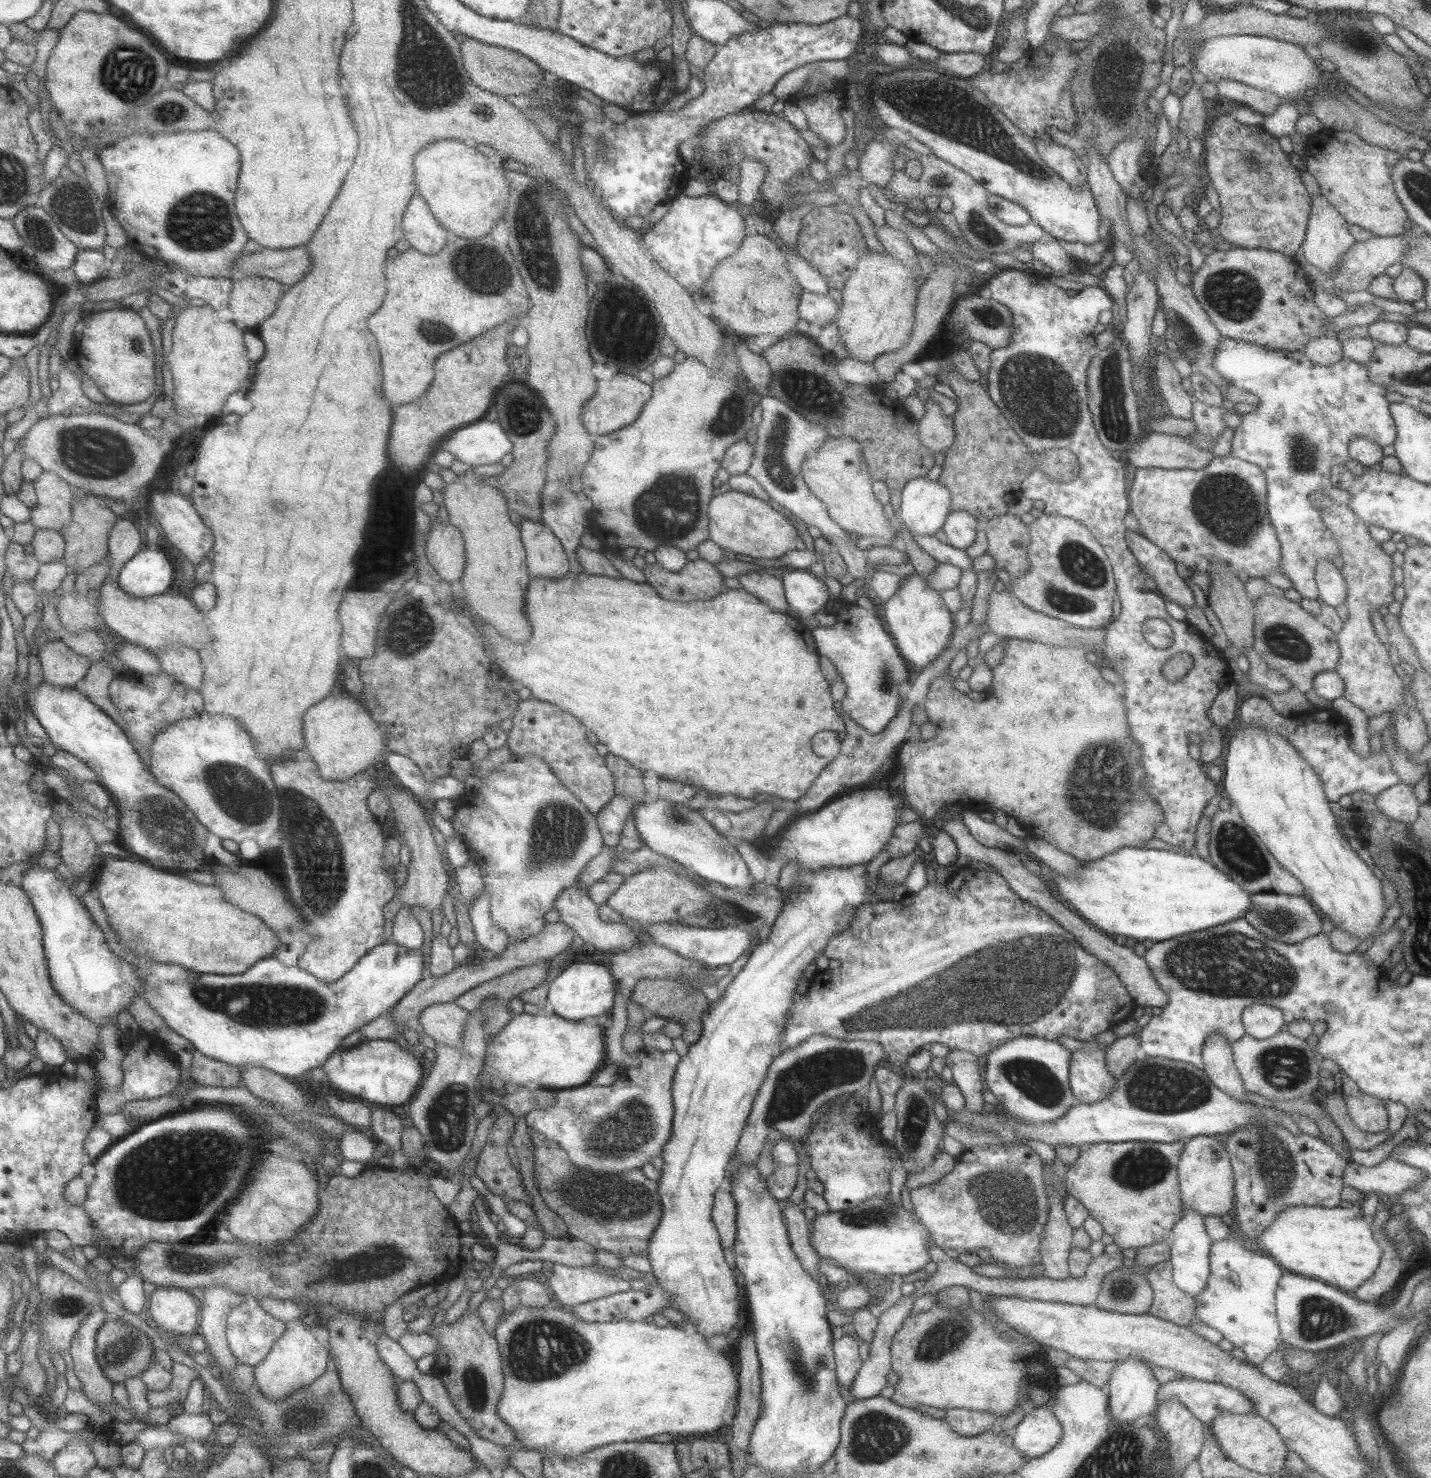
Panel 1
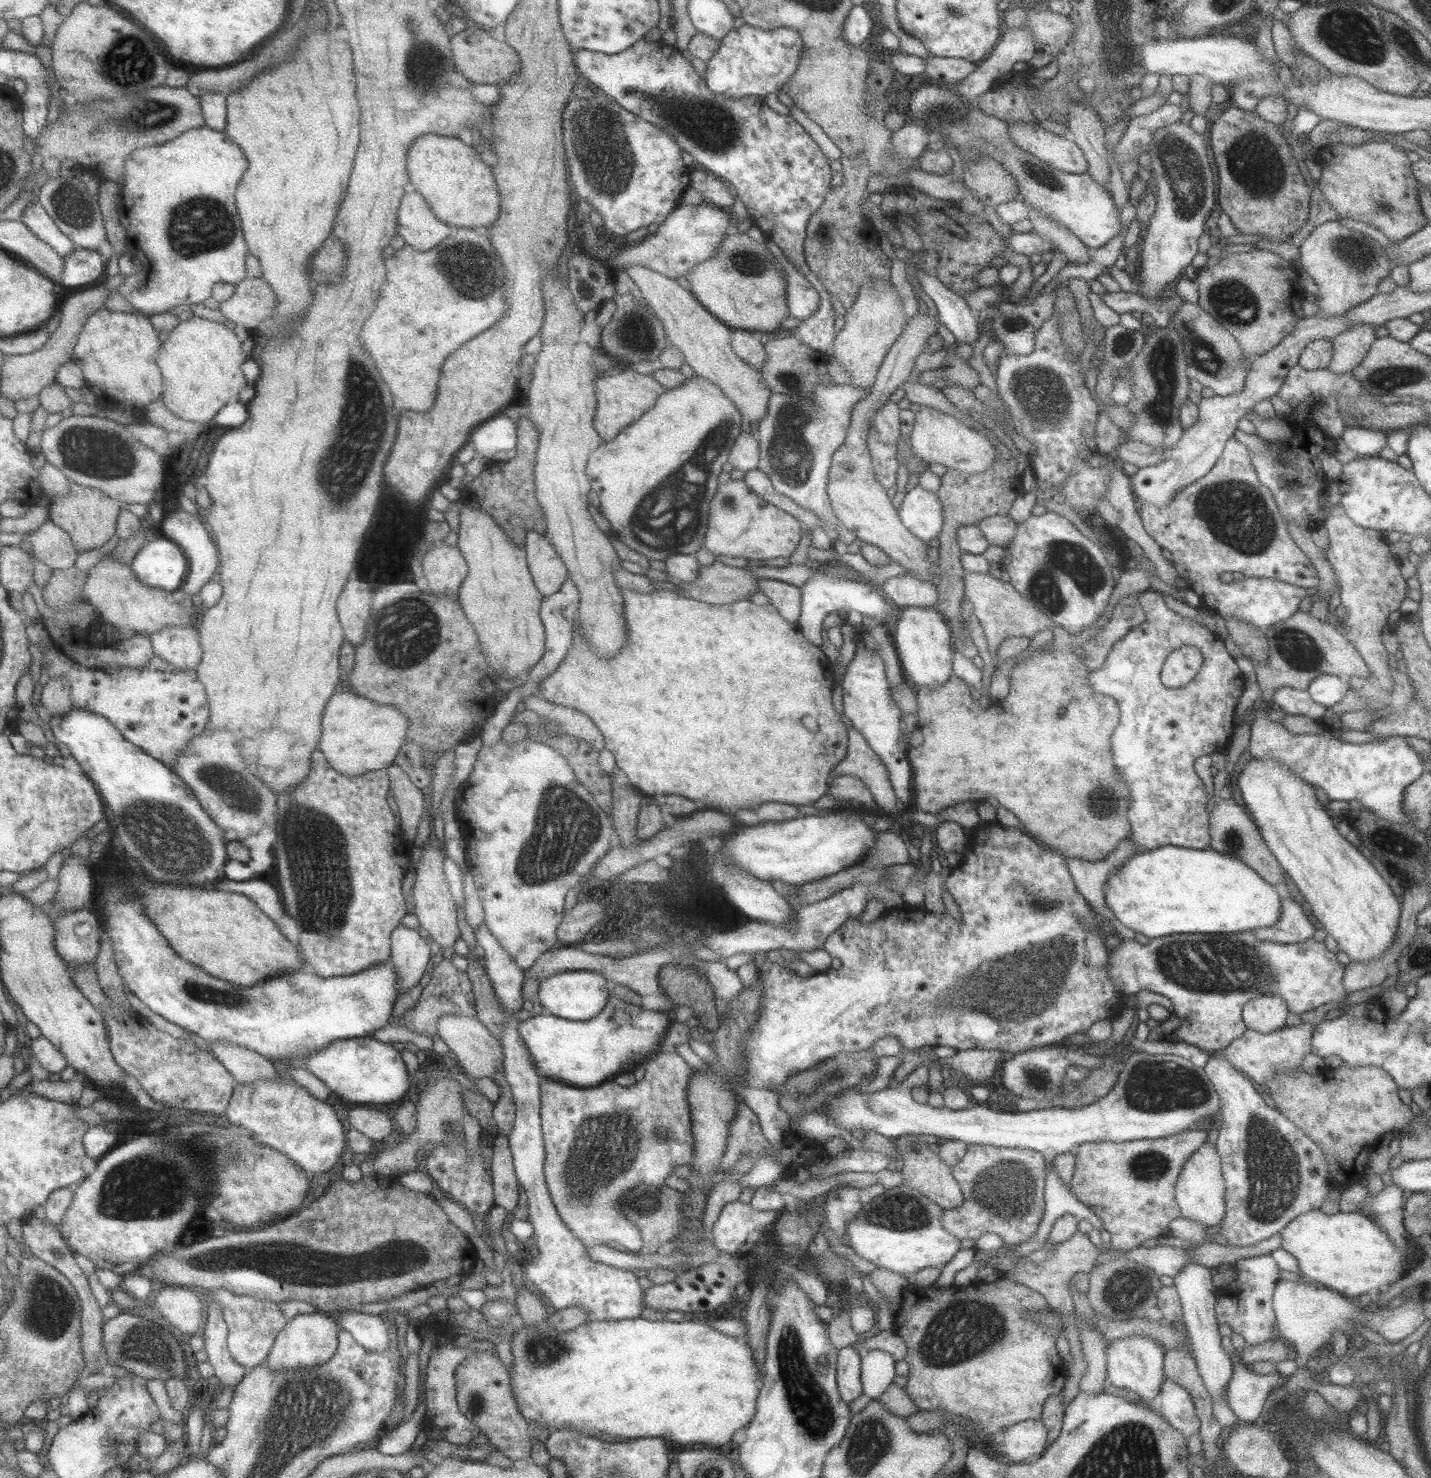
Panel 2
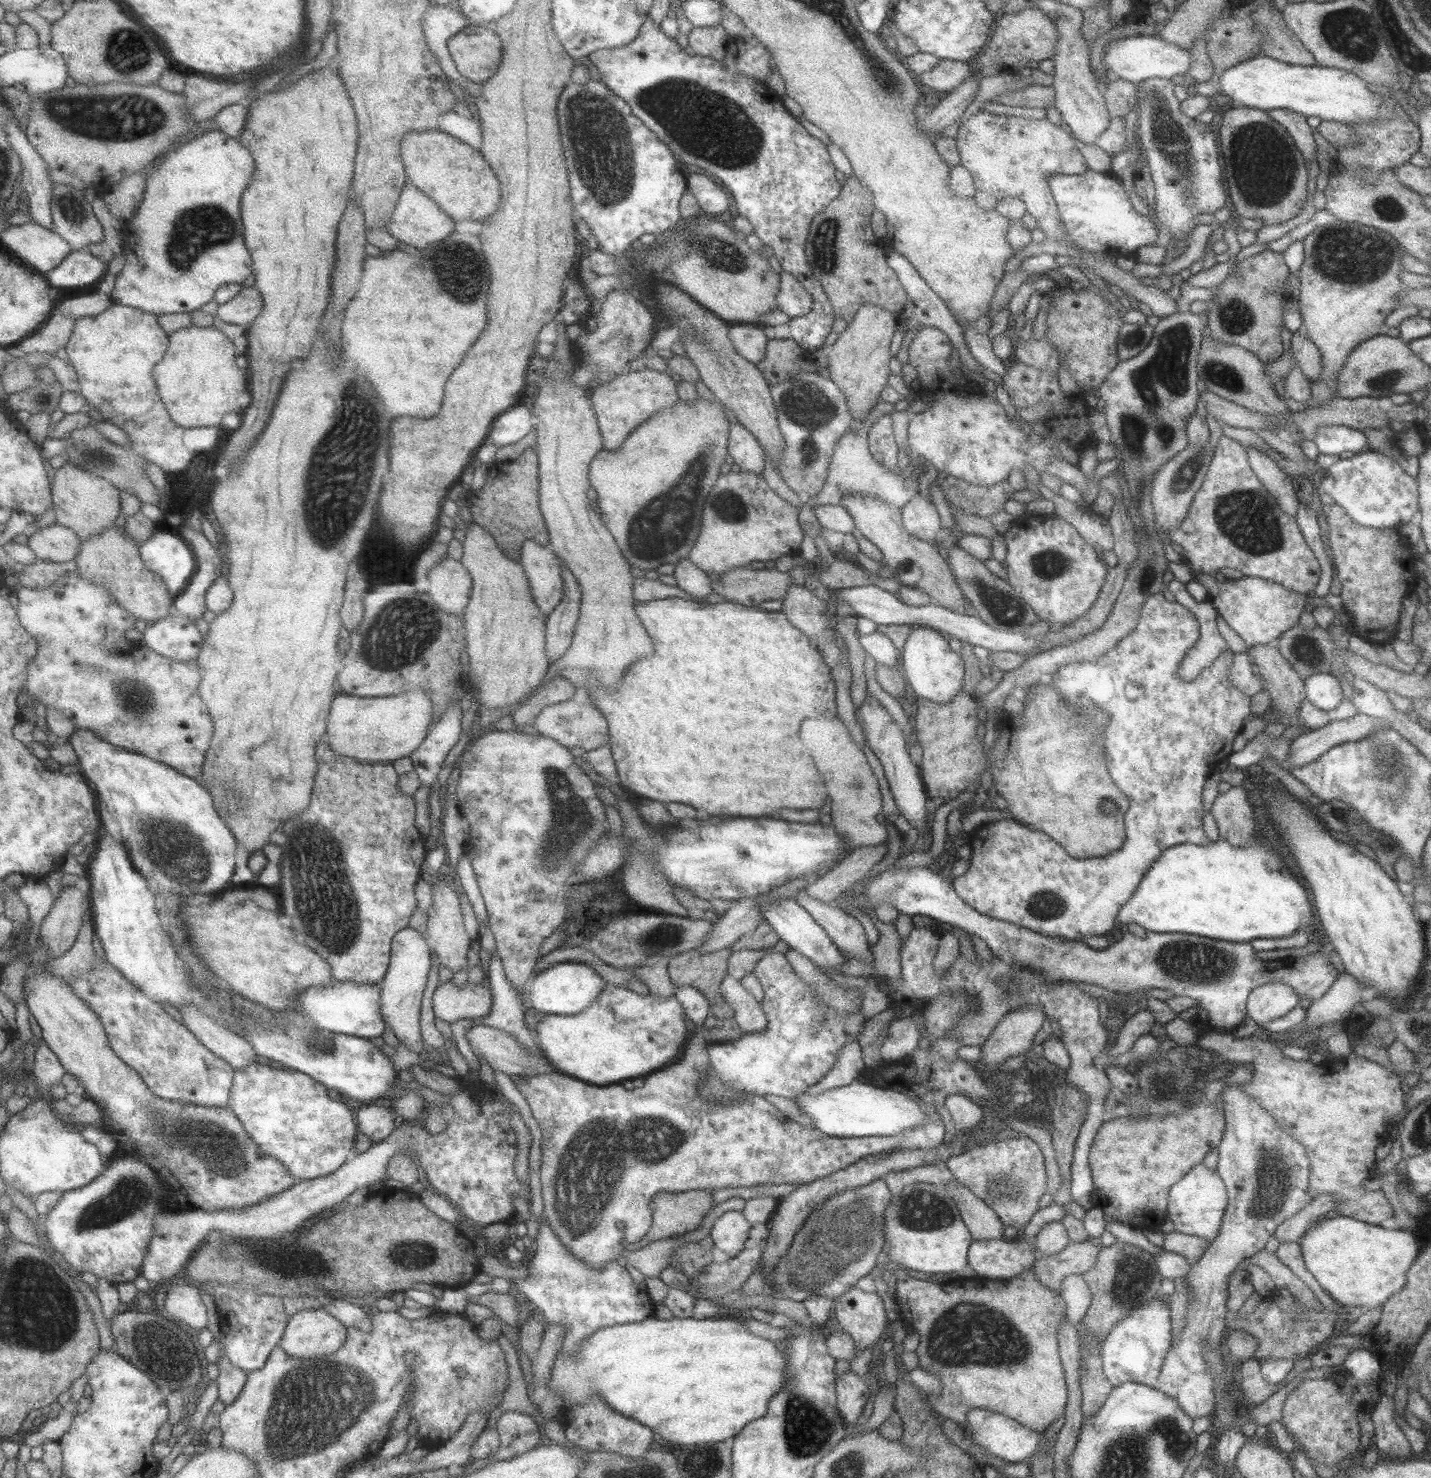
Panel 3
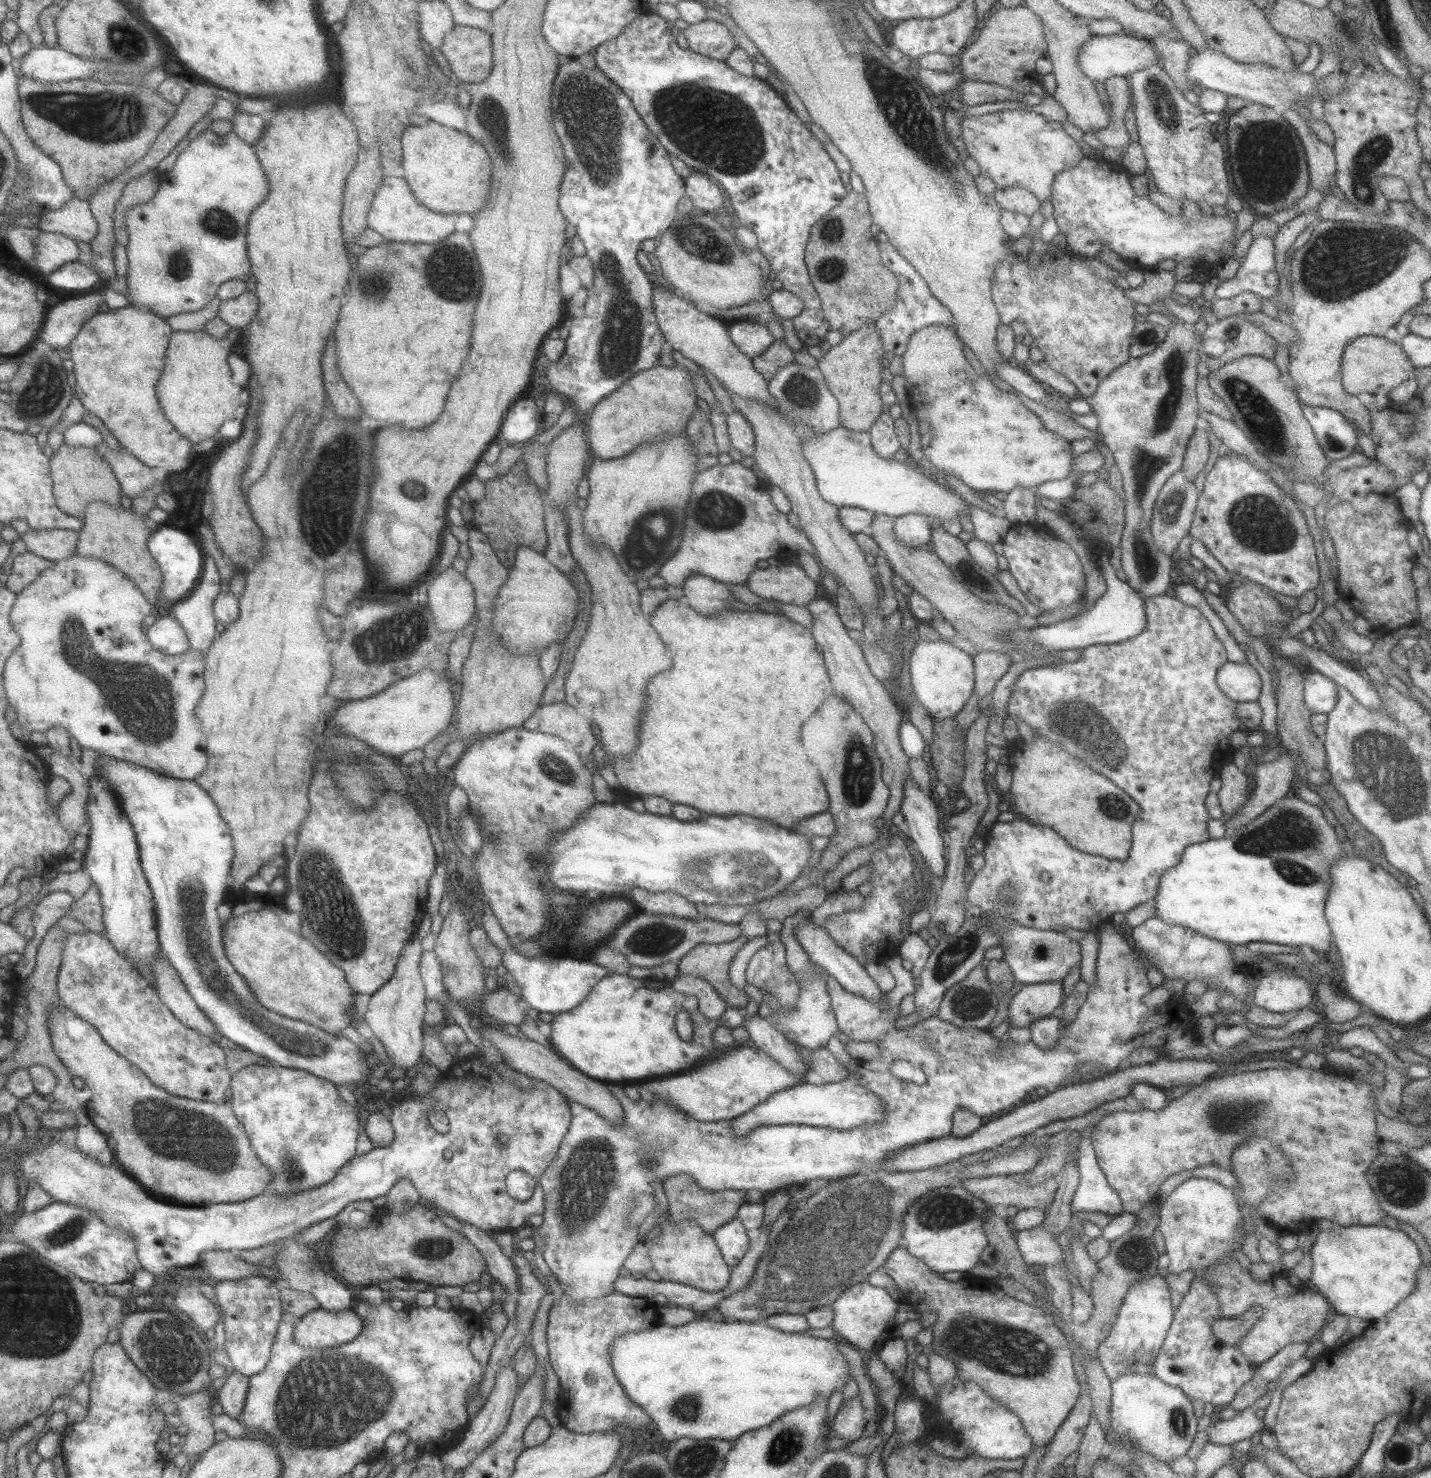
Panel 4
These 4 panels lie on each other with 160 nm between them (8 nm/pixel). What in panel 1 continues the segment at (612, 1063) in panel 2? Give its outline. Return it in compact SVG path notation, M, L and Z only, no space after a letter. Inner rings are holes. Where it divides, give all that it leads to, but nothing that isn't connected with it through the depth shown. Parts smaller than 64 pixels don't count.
M550 1011L541 1012L538 1015L525 1013L513 1015L505 1024L505 1028L491 1034L491 1038L486 1040L484 1066L478 1074L480 1089L489 1088L492 1080L499 1080L503 1084L515 1087L527 1086L529 1082L535 1082L539 1088L549 1090L575 1088L585 1083L592 1083L595 1072L604 1066L606 1026L607 1024L594 1021L565 1020Z

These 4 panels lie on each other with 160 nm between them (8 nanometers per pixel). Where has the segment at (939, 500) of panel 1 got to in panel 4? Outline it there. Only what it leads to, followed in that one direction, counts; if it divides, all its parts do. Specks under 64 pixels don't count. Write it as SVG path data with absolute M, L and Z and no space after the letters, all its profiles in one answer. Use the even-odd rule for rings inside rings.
M907 514L894 518L893 536L907 548L929 546L931 540L930 518L923 514Z

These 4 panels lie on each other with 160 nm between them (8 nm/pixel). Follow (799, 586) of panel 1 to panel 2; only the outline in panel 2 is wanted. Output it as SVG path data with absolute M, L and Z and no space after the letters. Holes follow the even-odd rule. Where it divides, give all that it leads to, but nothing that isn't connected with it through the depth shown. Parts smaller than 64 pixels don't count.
M815 572L810 576L810 579L807 579L800 586L800 611L797 626L800 628L803 637L809 642L816 644L818 647L821 645L823 618L829 612L837 612L838 610L856 610L863 615L865 620L875 620L891 626L892 622L897 620L896 616L901 607L892 608L891 605L885 602L883 596L881 597L879 590L864 579L852 581L831 578L829 575L825 576L821 572ZM893 612L896 614L893 614Z

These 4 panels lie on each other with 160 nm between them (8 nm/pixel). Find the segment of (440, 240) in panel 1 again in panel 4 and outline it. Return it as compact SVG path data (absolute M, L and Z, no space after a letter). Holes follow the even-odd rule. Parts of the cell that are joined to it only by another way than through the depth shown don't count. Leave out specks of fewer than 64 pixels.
M385 178L377 190L367 215L367 226L378 232L385 241L437 244L453 232L455 214L439 214L423 208L409 192L409 186L401 178Z

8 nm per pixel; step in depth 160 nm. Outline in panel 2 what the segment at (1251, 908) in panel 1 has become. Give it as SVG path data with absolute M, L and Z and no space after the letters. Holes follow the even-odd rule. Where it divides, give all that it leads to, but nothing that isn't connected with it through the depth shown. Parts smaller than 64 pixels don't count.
M1281 893L1278 919L1271 926L1257 928L1253 934L1267 942L1293 944L1310 939L1314 932L1303 908L1291 897Z

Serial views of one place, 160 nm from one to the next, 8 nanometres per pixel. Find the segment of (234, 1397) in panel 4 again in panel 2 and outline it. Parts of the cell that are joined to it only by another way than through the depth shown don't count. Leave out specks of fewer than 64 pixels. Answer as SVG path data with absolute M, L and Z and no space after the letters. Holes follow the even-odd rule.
M213 1299L207 1305L207 1317L203 1327L204 1341L208 1352L208 1362L214 1367L217 1375L225 1386L237 1386L245 1378L248 1368L239 1364L231 1354L228 1338L230 1328L227 1324L224 1310L221 1304Z

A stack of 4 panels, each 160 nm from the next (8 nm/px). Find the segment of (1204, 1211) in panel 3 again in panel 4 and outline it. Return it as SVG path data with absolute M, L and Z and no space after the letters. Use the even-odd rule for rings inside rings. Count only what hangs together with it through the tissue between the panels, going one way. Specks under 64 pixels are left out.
M1189 1176L1181 1181L1158 1208L1158 1229L1169 1260L1168 1272L1179 1274L1188 1268L1203 1269L1237 1252L1242 1237L1239 1208L1236 1193L1212 1179Z

